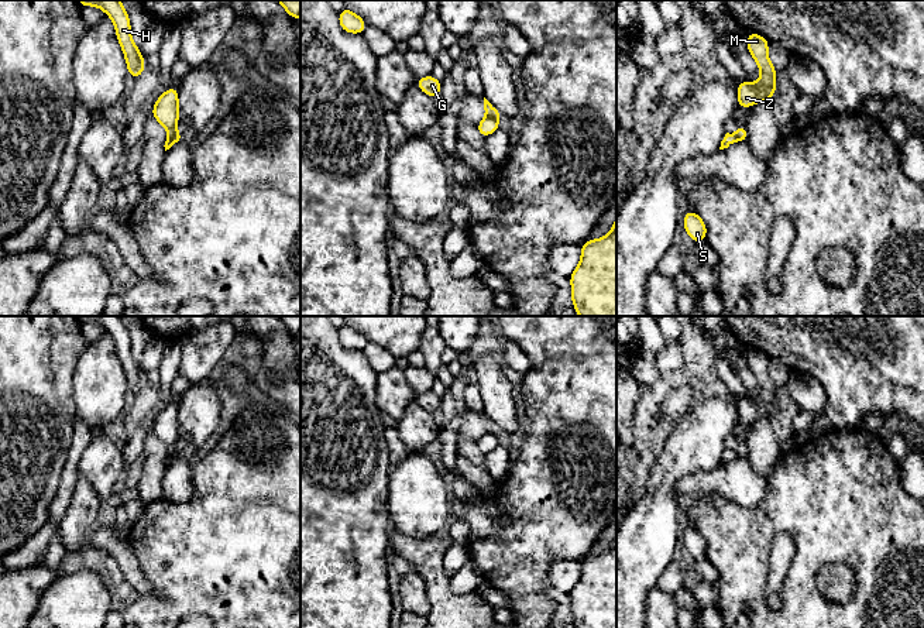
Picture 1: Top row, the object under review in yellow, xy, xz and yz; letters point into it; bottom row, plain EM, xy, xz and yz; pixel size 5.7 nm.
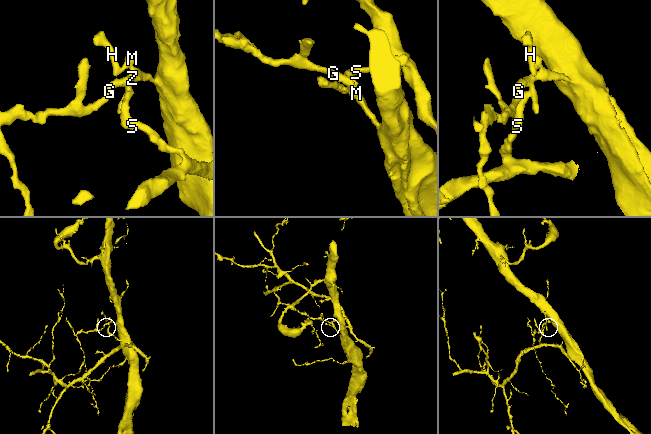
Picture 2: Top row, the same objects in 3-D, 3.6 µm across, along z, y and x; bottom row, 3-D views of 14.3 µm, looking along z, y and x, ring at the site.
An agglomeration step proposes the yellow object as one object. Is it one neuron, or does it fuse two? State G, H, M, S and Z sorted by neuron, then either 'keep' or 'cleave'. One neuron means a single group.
G H M Z / S; cleave

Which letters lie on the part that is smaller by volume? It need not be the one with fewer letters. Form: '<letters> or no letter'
S

